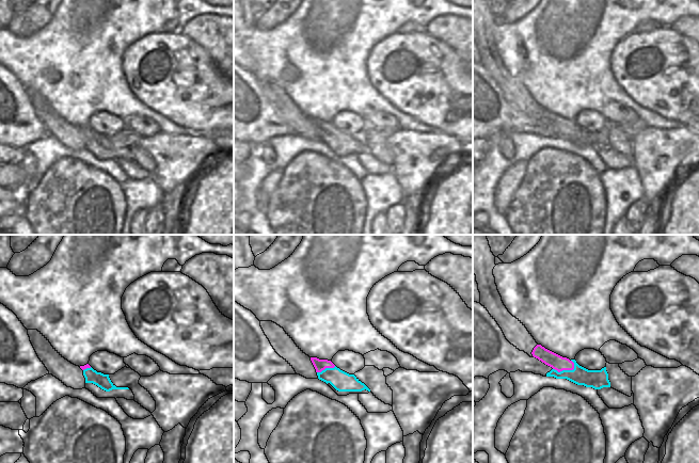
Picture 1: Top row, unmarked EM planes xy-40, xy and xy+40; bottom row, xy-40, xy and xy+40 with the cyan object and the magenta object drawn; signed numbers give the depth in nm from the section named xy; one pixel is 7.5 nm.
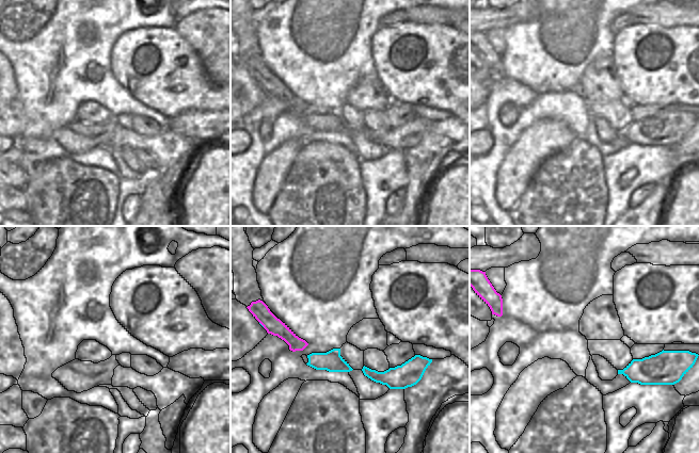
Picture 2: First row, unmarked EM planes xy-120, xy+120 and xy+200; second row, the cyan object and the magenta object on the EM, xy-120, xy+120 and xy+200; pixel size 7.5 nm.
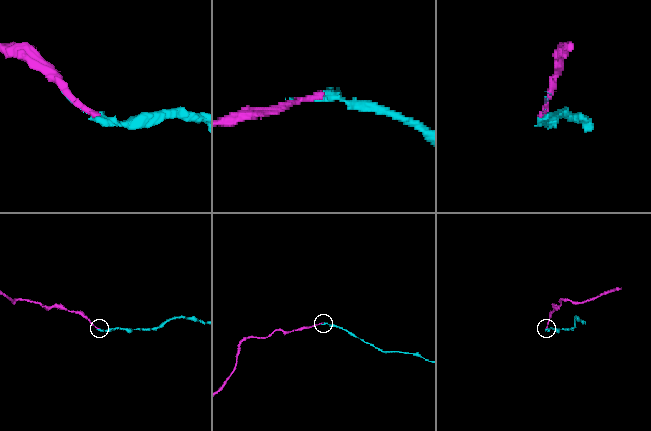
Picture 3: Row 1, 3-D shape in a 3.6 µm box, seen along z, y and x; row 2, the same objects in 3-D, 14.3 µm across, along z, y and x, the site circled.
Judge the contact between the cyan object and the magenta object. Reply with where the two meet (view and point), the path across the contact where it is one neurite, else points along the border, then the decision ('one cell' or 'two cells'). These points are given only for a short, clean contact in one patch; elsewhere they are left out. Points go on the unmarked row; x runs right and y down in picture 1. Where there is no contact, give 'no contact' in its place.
xy+40 (566, 131) | two cells

